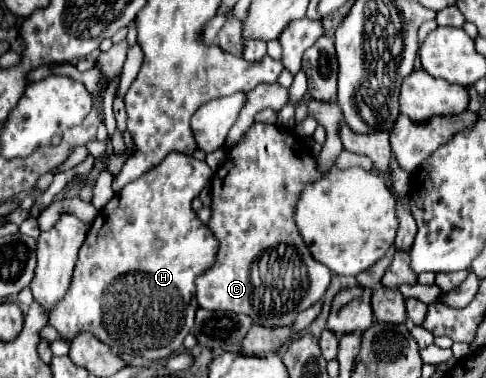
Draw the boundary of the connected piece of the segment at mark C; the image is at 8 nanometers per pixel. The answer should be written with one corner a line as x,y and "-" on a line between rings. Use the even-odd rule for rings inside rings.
253,124
253,128
249,128
249,132
243,136
243,140
233,146
225,158
225,162
217,168
213,180
211,180
211,196
213,196
213,202
211,202
211,208
213,208
213,218
211,222
207,224
213,234
217,236
219,240
219,252
217,252
217,262
213,266
213,270
209,270
209,274
203,274
201,278
197,278
197,302
201,308
205,310
229,310
229,312
243,312
243,314
249,314
257,324
261,326
271,326
271,328
277,328
277,326
291,326
297,318
299,312
303,312
305,308
309,308
313,302
321,300
325,290
329,288
329,282
331,282
331,272
327,270
327,266
323,266
321,262
317,262
305,240
301,238
299,230
297,230
297,224
295,224
295,202
301,194
301,190
305,190
309,184
317,182
323,178
323,172
317,168
317,160
311,156
309,148
303,144
303,140
299,136
295,136
291,130
281,130
273,124

